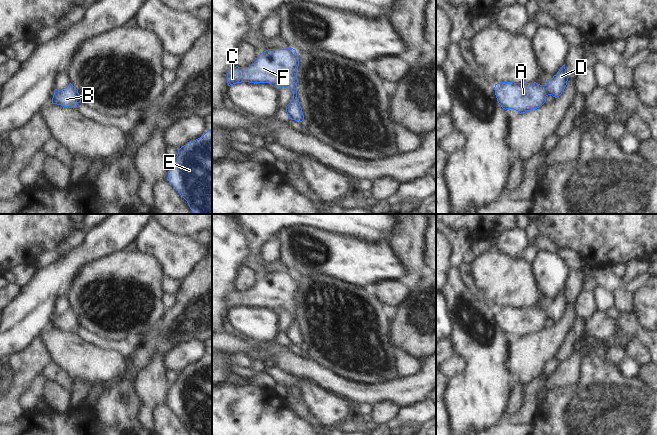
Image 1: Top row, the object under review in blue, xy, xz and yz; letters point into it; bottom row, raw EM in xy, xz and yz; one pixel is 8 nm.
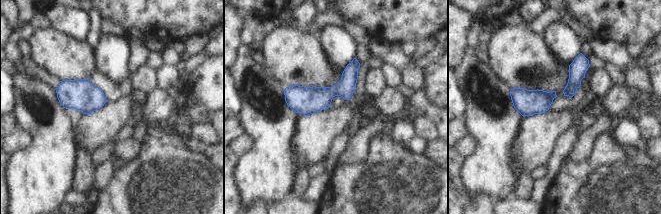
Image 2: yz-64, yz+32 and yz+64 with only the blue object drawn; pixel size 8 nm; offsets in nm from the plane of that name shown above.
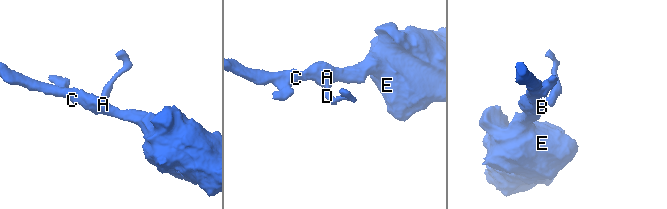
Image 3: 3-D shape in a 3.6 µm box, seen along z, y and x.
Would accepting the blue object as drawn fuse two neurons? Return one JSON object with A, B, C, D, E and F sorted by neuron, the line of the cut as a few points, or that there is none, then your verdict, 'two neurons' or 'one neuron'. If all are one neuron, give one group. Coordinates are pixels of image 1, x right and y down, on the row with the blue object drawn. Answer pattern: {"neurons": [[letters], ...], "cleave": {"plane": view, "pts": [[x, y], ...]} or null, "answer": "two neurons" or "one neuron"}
{"neurons": [["A", "B", "C", "D", "E", "F"]], "cleave": null, "answer": "one neuron"}

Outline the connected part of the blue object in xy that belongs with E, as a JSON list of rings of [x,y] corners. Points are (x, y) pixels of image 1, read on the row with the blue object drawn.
[[[212,131],[178,149],[167,180],[187,201],[193,214],[212,214]]]

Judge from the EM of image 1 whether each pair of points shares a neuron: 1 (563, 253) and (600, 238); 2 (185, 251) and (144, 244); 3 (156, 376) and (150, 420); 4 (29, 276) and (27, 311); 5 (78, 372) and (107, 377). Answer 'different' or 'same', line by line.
1: different
2: same
3: same
4: different
5: same

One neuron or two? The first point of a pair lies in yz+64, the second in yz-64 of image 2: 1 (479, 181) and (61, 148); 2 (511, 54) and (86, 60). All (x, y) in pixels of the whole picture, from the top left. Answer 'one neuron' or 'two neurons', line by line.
1: one neuron
2: one neuron

